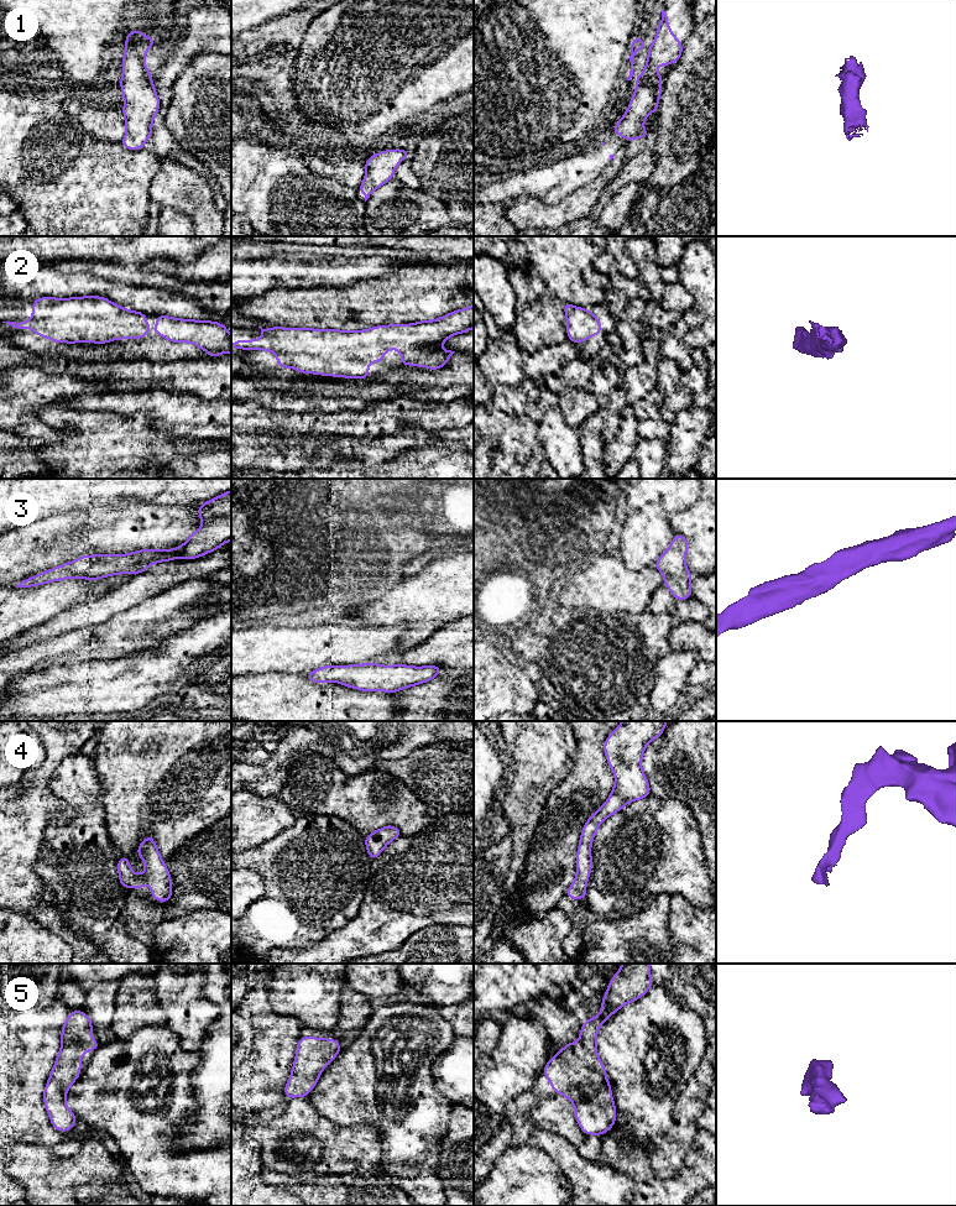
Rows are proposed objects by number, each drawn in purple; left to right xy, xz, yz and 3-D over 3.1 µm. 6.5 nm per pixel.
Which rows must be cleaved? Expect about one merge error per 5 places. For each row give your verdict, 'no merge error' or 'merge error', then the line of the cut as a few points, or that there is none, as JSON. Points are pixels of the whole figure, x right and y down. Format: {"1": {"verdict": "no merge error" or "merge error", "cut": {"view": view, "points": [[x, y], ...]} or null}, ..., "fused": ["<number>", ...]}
{"1": {"verdict": "no merge error", "cut": null}, "2": {"verdict": "no merge error", "cut": null}, "3": {"verdict": "no merge error", "cut": null}, "4": {"verdict": "no merge error", "cut": null}, "5": {"verdict": "no merge error", "cut": null}, "fused": []}

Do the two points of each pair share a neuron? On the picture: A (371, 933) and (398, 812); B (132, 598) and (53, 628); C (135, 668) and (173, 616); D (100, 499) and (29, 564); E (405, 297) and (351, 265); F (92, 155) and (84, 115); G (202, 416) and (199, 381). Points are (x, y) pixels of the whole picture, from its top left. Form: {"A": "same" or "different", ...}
{"A": "different", "B": "same", "C": "different", "D": "different", "E": "different", "F": "different", "G": "different"}

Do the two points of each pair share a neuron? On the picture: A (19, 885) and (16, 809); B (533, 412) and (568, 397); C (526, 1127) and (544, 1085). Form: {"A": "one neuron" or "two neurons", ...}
{"A": "one neuron", "B": "two neurons", "C": "one neuron"}

